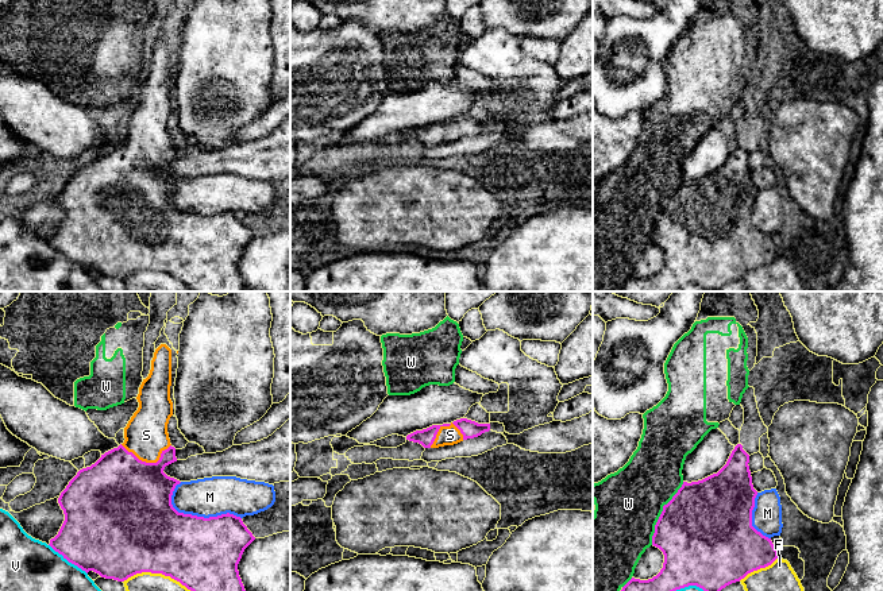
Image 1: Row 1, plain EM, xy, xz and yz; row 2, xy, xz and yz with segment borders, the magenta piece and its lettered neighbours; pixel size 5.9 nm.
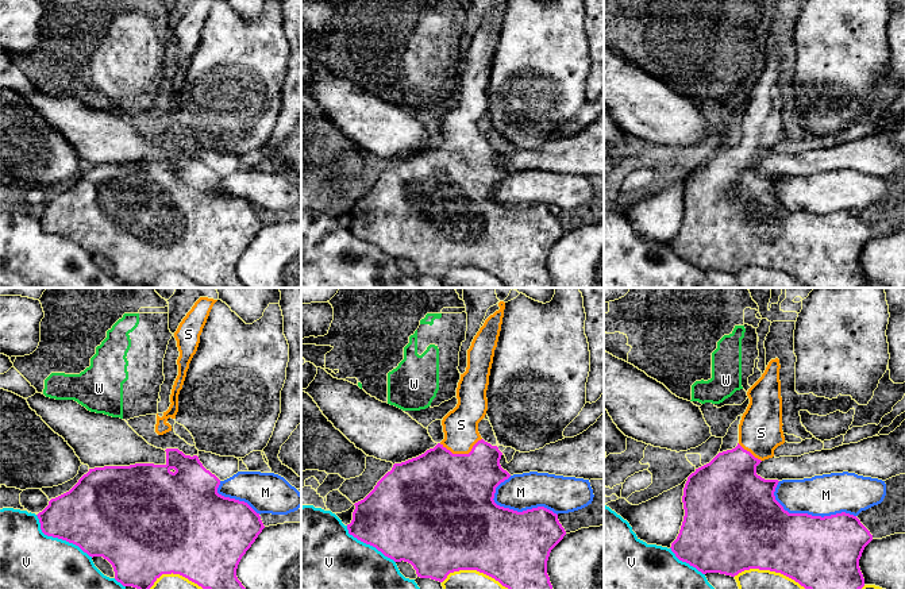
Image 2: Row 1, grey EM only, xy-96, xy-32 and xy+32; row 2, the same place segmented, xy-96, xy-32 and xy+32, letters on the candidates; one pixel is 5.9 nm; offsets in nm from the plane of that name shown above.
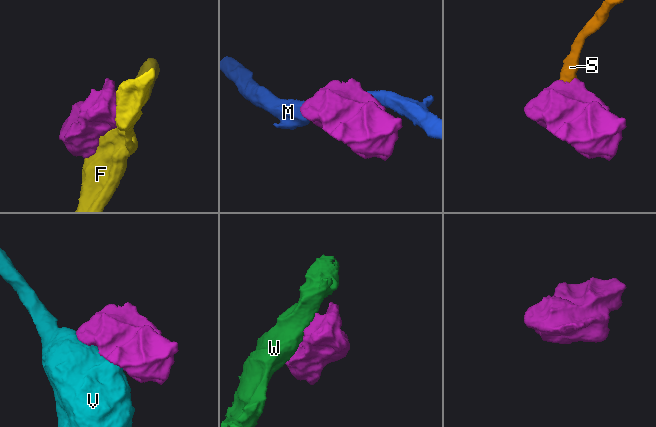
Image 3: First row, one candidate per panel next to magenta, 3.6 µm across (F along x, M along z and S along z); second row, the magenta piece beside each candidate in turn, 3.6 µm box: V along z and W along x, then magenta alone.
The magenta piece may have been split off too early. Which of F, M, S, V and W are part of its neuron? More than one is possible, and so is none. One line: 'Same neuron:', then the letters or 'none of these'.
Same neuron: S

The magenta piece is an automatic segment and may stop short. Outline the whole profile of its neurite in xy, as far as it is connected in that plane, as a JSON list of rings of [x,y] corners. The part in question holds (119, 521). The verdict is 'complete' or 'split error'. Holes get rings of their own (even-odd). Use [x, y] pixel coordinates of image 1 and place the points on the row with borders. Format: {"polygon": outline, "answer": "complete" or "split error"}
{"polygon": [[[161,344],[154,352],[150,374],[139,387],[139,407],[124,428],[124,443],[101,455],[90,467],[80,470],[61,492],[58,503],[65,521],[49,545],[86,573],[93,571],[105,579],[124,582],[136,573],[151,572],[170,576],[190,591],[246,591],[238,564],[255,537],[242,518],[230,513],[204,518],[178,513],[171,505],[173,491],[181,482],[163,472],[166,466],[177,461],[167,433],[173,416],[170,386],[171,349]]], "answer": "split error"}

